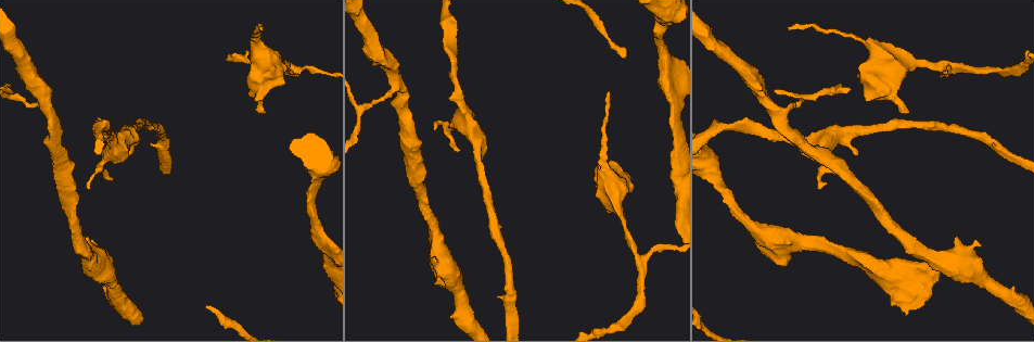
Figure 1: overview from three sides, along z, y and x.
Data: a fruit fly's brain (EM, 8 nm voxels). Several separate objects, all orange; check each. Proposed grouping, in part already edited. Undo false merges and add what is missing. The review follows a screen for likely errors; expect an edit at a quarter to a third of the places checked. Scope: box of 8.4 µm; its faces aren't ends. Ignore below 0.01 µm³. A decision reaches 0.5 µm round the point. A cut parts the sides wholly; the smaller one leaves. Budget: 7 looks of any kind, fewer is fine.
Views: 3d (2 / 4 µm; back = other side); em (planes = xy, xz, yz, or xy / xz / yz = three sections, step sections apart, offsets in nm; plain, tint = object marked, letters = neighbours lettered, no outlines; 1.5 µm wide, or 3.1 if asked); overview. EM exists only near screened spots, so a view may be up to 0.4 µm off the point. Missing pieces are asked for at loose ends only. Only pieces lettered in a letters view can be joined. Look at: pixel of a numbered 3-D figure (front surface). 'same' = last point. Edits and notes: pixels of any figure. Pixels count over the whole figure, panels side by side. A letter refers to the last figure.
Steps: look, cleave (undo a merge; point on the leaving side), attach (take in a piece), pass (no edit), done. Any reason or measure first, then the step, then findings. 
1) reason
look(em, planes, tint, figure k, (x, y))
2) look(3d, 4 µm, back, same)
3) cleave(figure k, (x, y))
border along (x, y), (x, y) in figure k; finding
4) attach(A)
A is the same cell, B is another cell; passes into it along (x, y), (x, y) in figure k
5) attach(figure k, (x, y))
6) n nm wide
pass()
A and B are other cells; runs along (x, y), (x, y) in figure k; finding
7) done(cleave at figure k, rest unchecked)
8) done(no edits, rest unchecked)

look(em, planes, letters, figure 1, (858, 39))

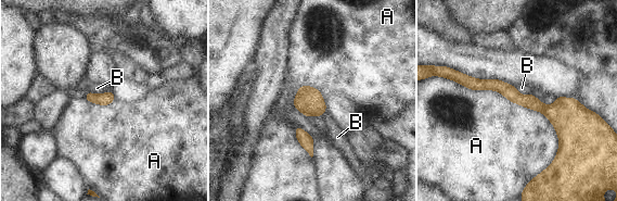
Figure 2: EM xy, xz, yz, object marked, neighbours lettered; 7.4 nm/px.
pass()
A and B are other cells; runs along (459, 79), (498, 85), (548, 111), (585, 111) in figure 2; one neuron here

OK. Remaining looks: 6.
side arm on a straight run
look(3d, 2 µm, back, figure 1, (289, 64))

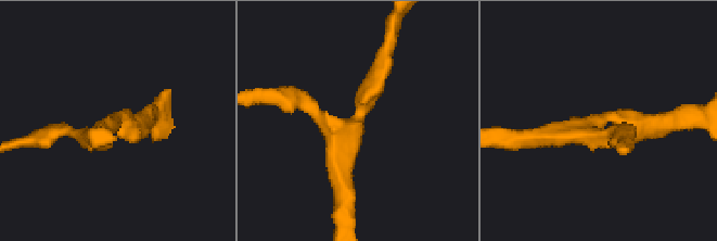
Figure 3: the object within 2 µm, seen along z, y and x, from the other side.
shape alone is not enough
look(em, planes, tint, figure 3, (115, 122))

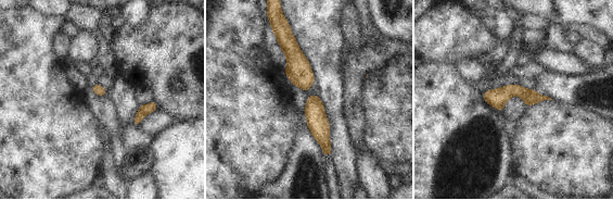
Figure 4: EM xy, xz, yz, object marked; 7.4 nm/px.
look(em, planes, letters, same)

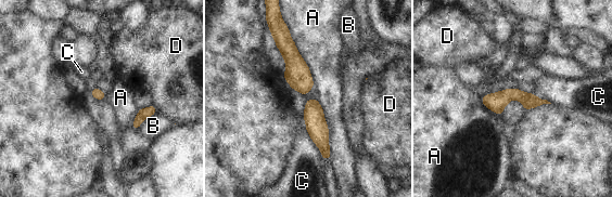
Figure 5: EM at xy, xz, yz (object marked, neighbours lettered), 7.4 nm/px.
70 nm wide
pass()
A, B, C and D are other cells; all the same neuron

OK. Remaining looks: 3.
tapers out
look(3d, 4 µm, figure 1, (434, 129))

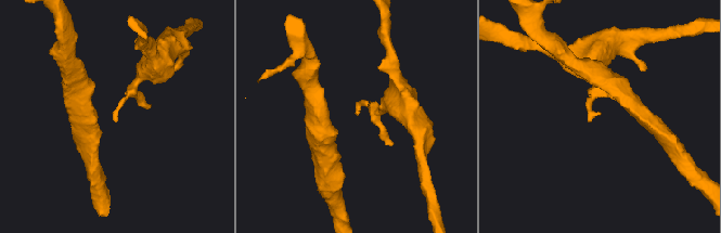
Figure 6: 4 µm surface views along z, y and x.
look(em, planes, letters, figure 6, (599, 112))

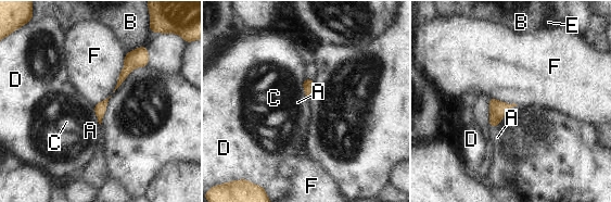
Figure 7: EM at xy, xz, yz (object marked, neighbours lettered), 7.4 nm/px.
pass()
A, B, C, D, E and F are other cells; border along (489, 97), (517, 105) in figure 7; none of them fits

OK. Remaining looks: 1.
done(no edits, rest unchecked)

